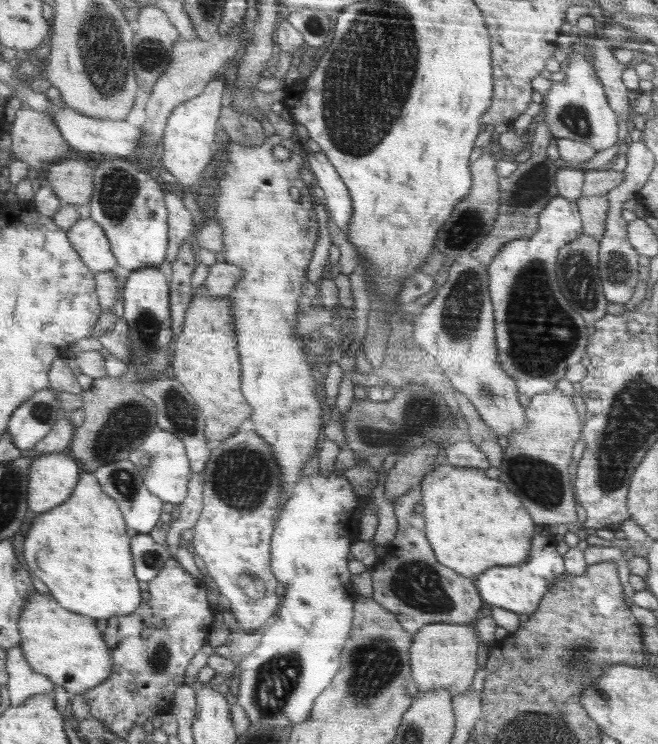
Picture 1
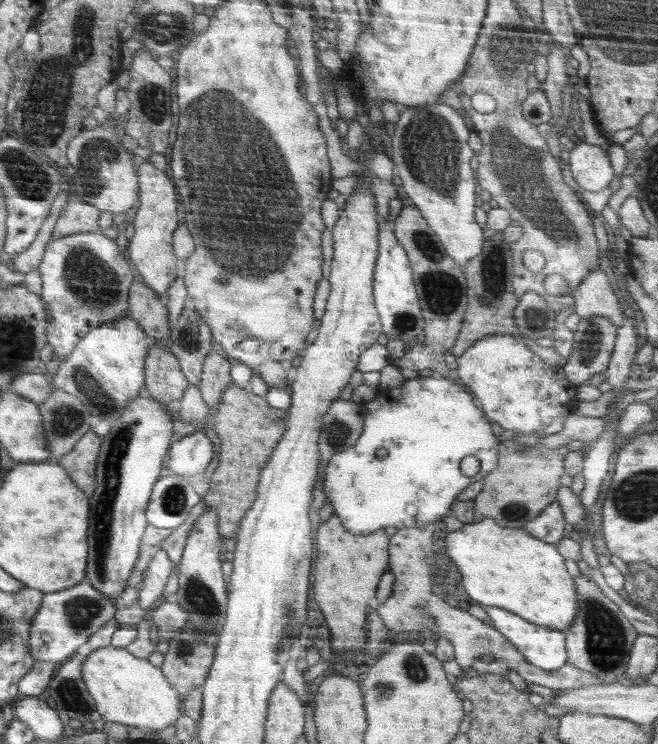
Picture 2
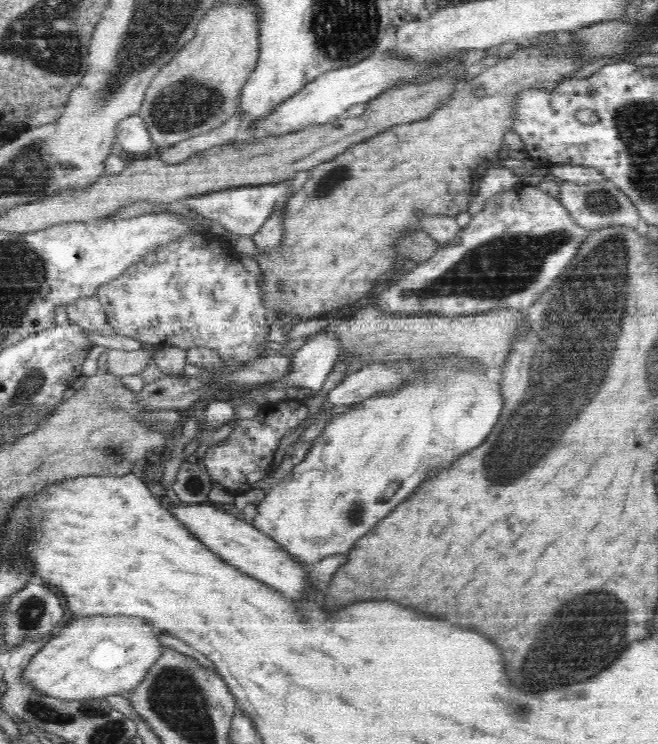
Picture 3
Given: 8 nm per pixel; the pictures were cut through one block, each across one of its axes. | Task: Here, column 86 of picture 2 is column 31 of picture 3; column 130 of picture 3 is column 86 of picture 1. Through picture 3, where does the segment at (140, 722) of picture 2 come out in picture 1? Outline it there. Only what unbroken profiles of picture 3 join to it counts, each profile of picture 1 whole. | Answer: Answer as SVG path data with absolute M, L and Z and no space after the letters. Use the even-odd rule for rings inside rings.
M42 593L34 594L19 623L23 631L22 647L33 670L48 676L58 686L63 686L70 695L85 695L88 690L102 686L104 681L108 681L112 672L116 670L116 658L112 654L111 646L107 643L105 633L98 628L97 619L64 608L60 601L54 600L52 596Z

